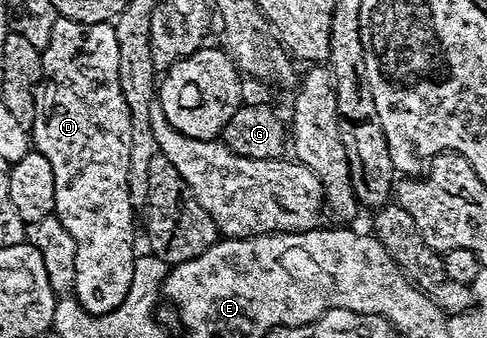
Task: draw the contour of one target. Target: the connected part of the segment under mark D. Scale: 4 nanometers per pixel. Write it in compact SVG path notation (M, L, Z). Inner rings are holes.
M57 16L50 43L40 54L44 68L42 111L37 112L30 130L30 141L35 152L46 155L54 171L54 216L74 239L74 287L76 302L87 313L101 317L112 313L126 299L136 270L136 225L132 222L134 210L128 186L130 167L130 135L132 120L122 99L118 81L118 35L115 24L103 21L87 25Z

